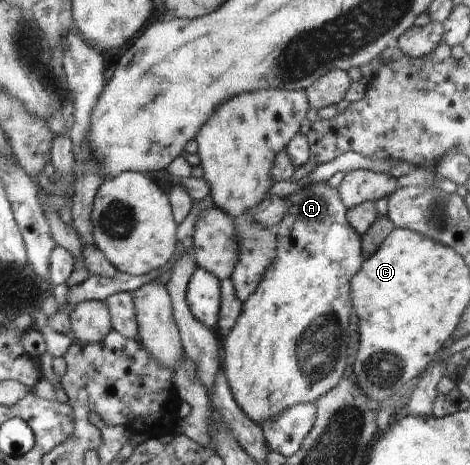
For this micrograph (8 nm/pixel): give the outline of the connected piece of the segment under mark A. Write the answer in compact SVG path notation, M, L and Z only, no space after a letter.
M328 182L313 183L300 188L296 193L290 194L286 199L288 204L287 212L282 221L276 225L272 231L277 237L277 253L274 261L264 272L263 278L259 281L258 287L254 293L243 303L240 317L232 328L232 333L226 339L224 345L224 373L227 377L231 392L236 403L242 411L252 420L261 426L264 422L270 421L283 411L294 407L296 404L314 404L315 401L325 393L328 393L341 379L346 371L346 367L351 362L348 355L348 323L353 319L353 307L351 305L351 283L350 280L358 273L365 260L362 251L361 237L354 231L354 228L347 220L347 207L344 205L339 191L336 188L328 186Z

